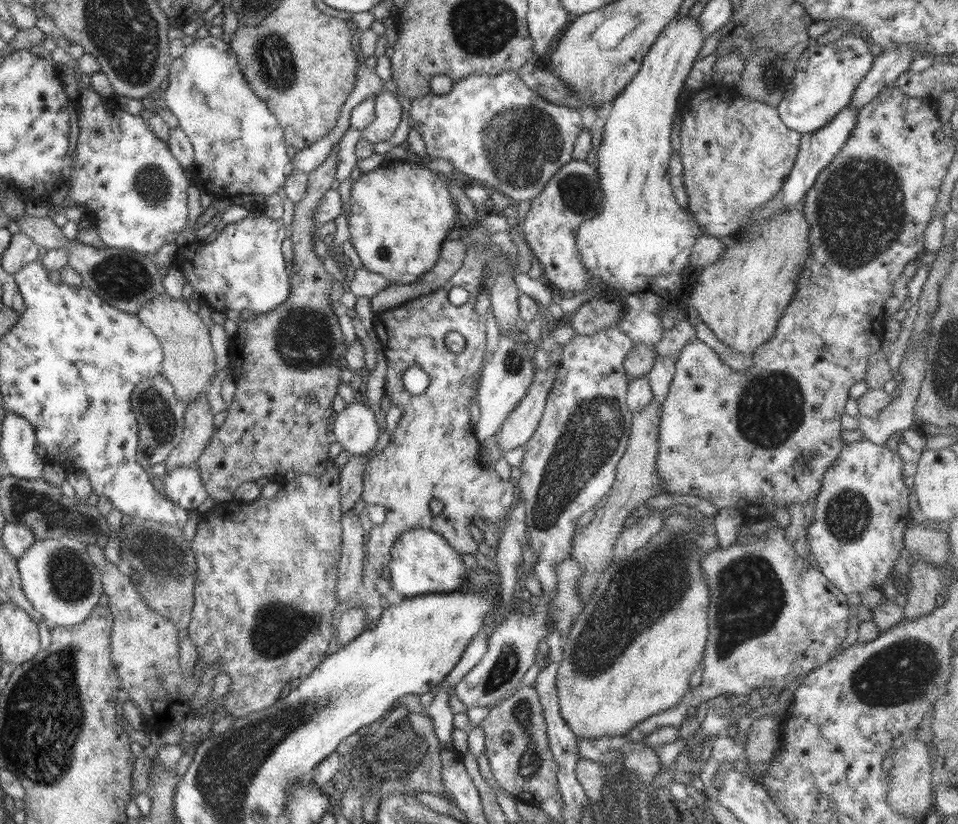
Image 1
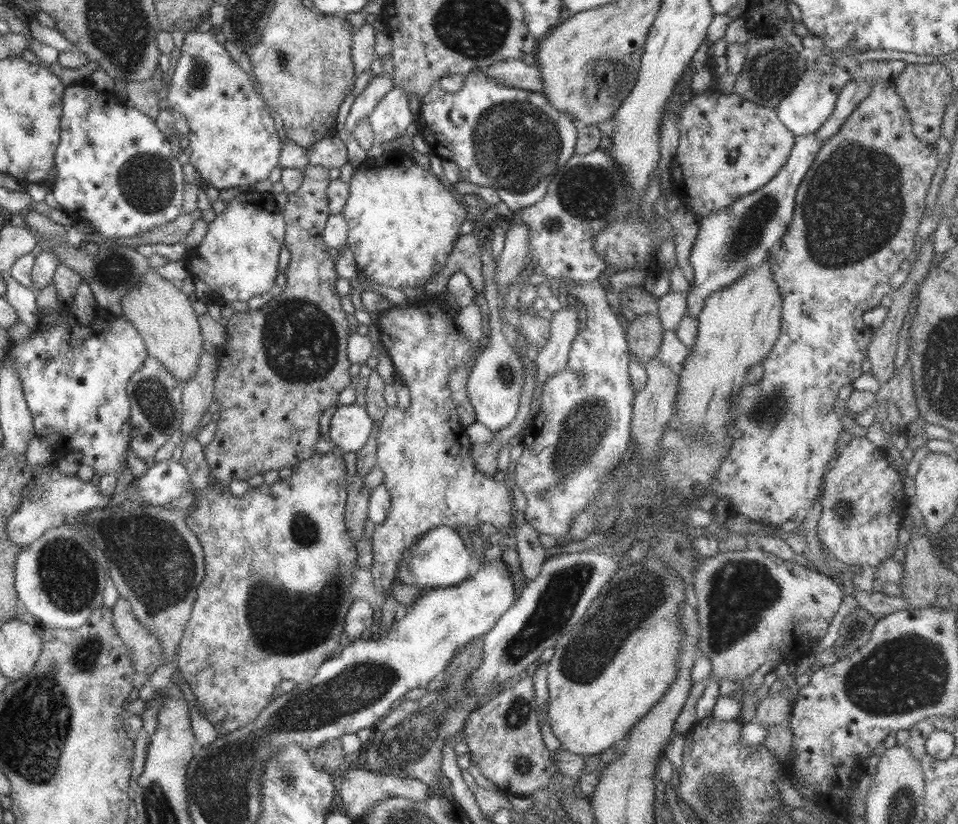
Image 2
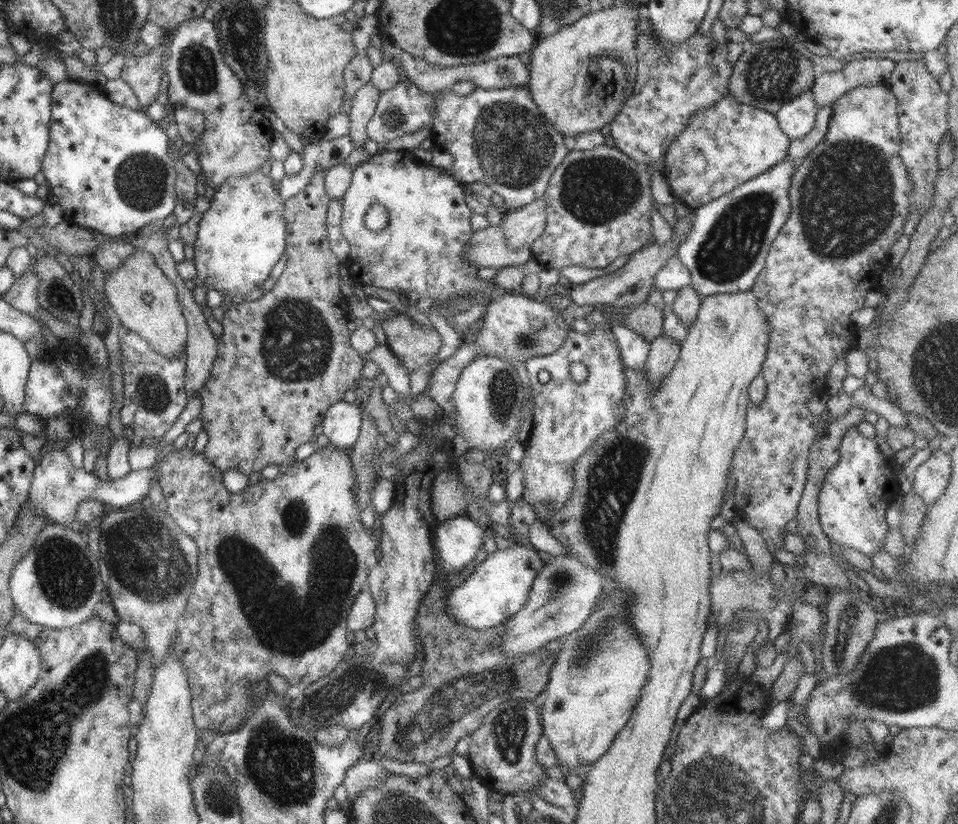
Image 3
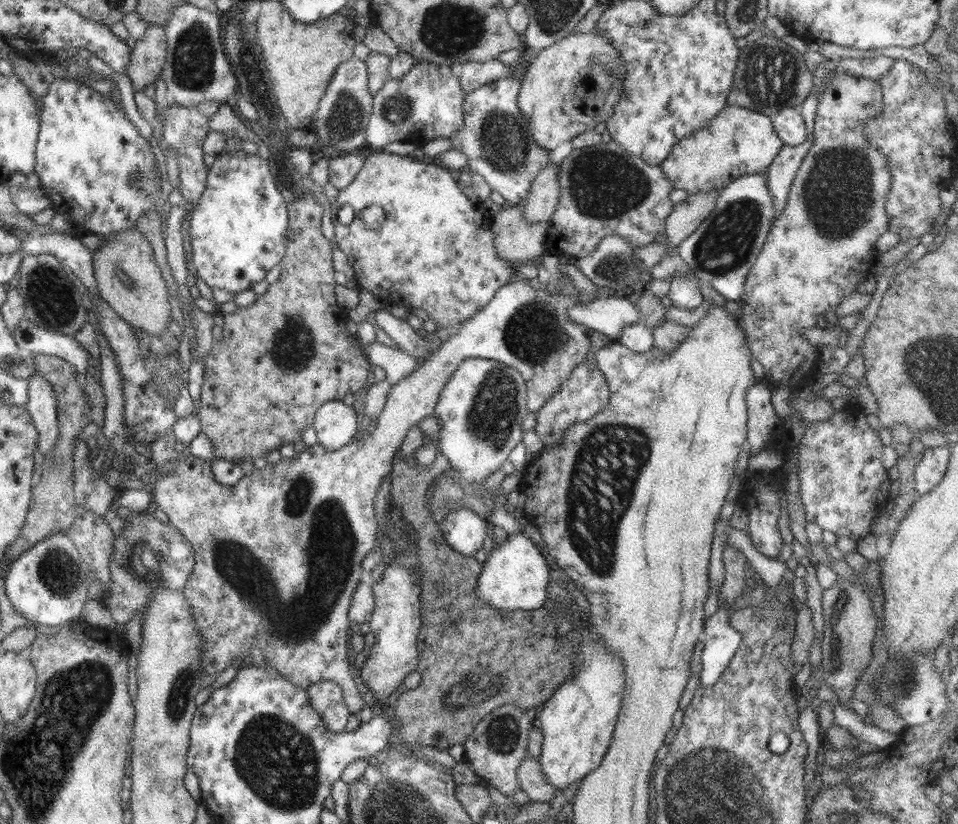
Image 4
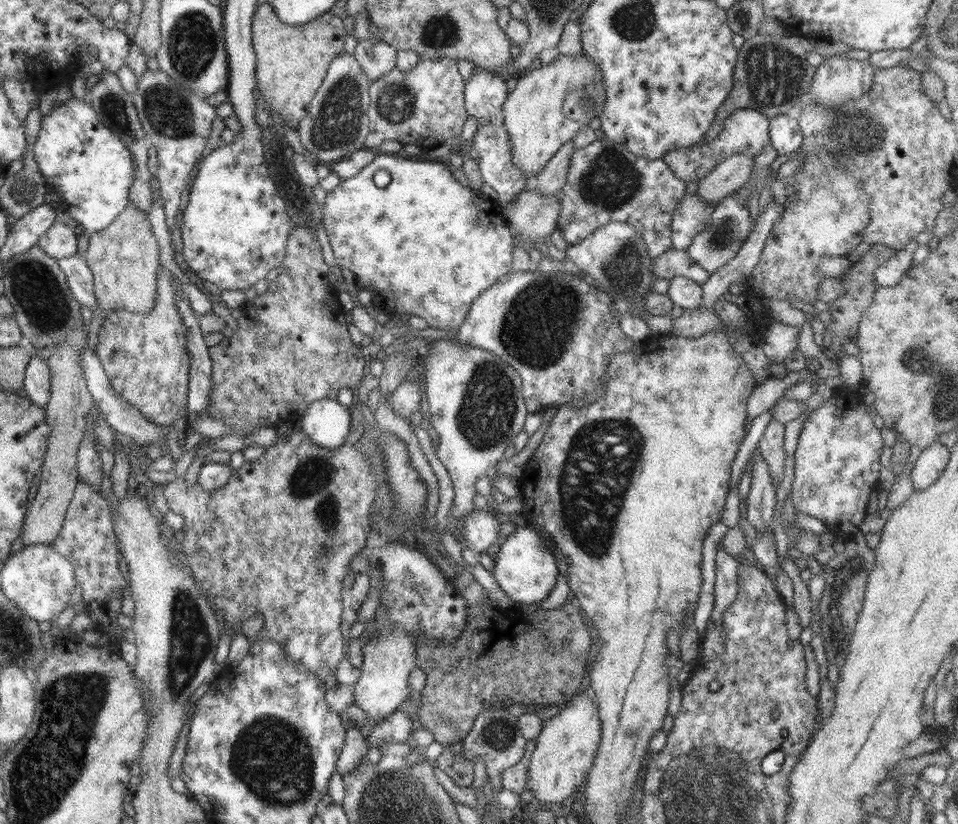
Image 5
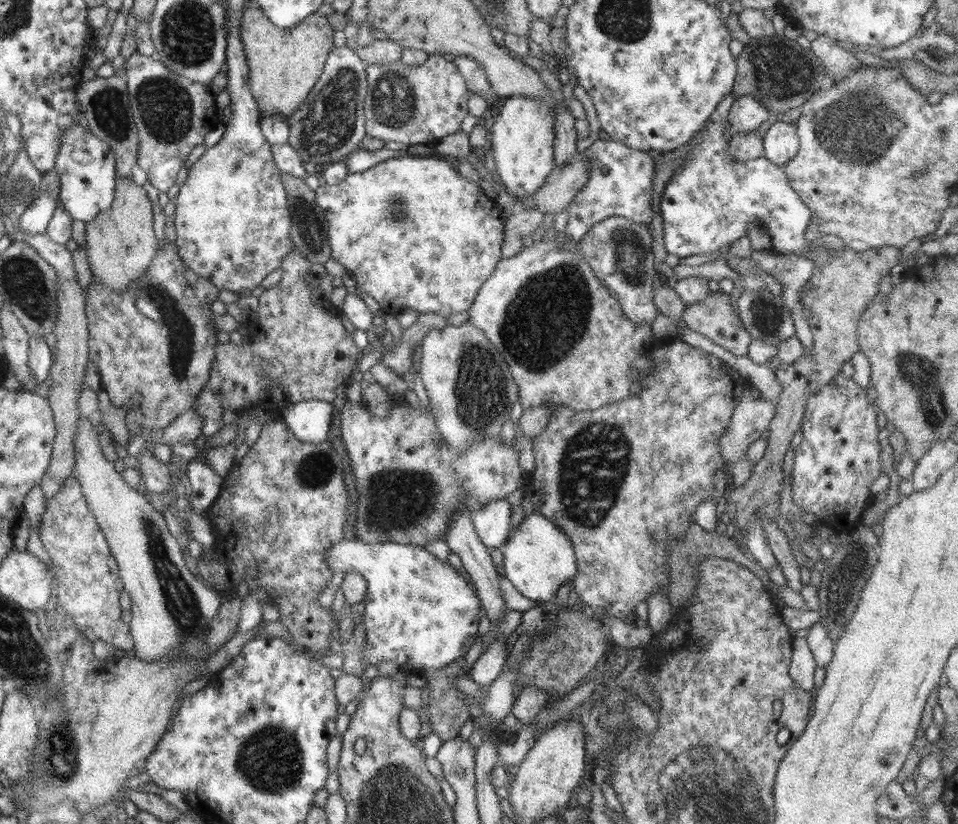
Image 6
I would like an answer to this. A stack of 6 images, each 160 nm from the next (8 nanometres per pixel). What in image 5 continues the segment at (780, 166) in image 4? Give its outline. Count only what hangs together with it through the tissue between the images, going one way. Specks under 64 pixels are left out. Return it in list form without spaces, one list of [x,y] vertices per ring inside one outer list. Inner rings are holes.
[[[774,201],[768,203],[766,211],[760,215],[756,227],[740,247],[736,256],[722,265],[715,273],[709,275],[708,280],[701,285],[703,297],[698,306],[699,309],[712,311],[714,302],[724,292],[729,291],[731,284],[743,283],[746,278],[751,276],[754,267],[759,263],[766,239],[781,218],[782,212],[782,206],[778,206]]]

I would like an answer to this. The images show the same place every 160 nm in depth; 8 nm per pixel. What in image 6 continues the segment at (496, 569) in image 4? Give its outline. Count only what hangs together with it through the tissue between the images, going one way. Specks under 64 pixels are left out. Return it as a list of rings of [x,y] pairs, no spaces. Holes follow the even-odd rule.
[[[532,512],[526,514],[522,523],[512,529],[504,550],[505,577],[512,582],[516,590],[530,600],[546,602],[553,600],[560,586],[573,582],[577,573],[575,549],[566,534],[562,534],[554,523],[545,516]]]

